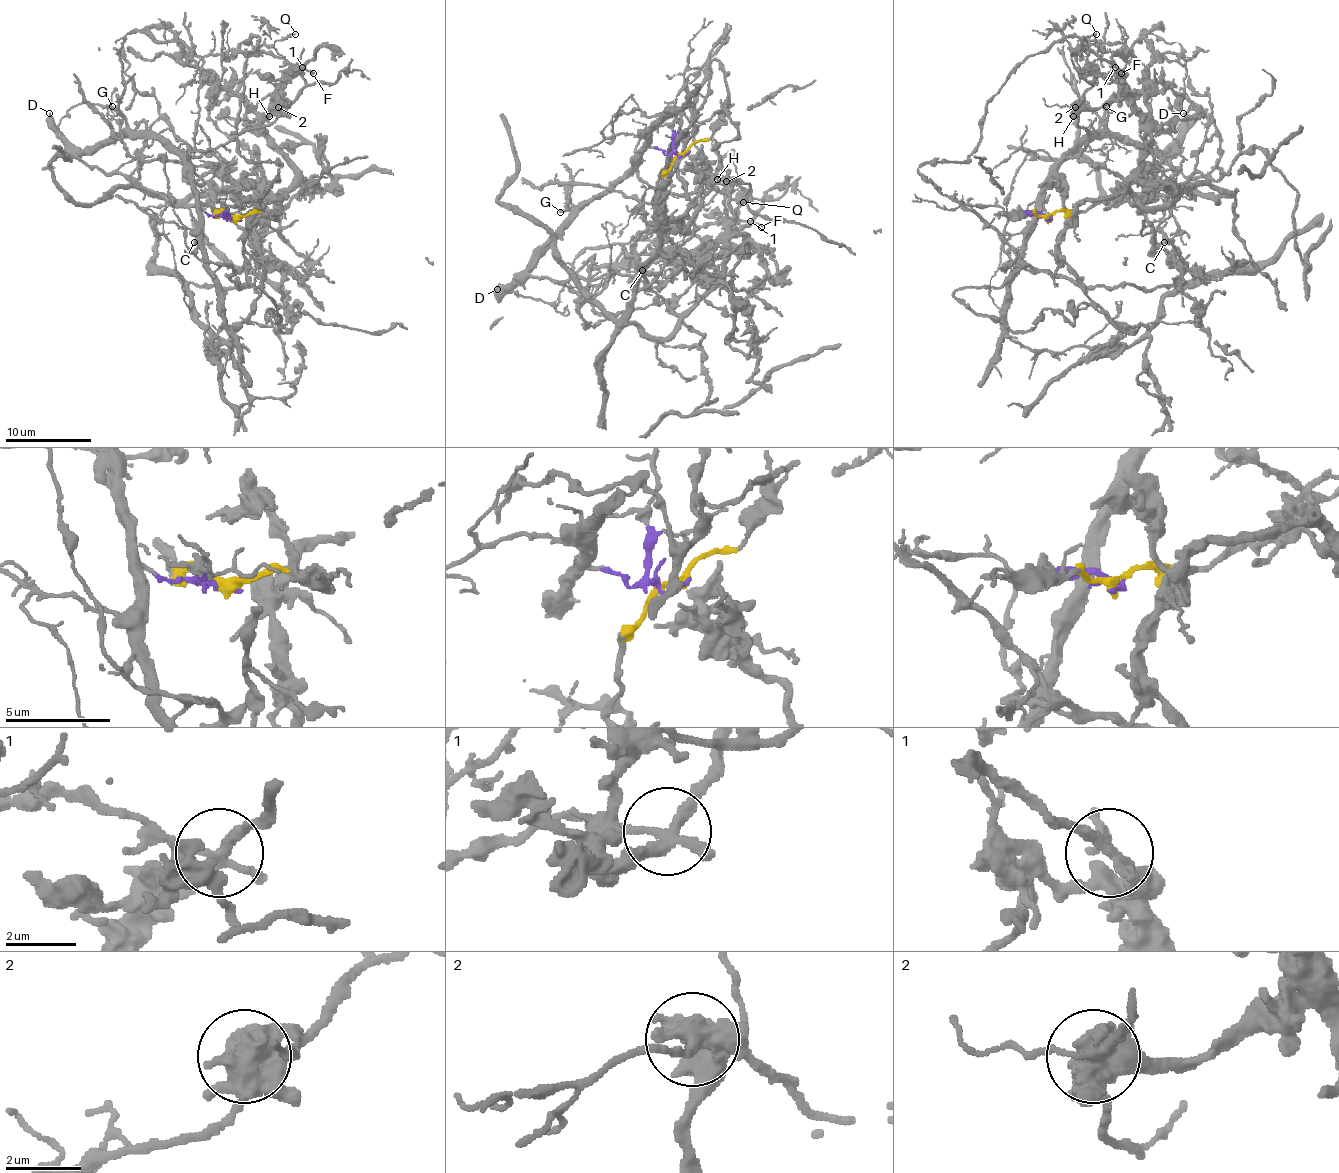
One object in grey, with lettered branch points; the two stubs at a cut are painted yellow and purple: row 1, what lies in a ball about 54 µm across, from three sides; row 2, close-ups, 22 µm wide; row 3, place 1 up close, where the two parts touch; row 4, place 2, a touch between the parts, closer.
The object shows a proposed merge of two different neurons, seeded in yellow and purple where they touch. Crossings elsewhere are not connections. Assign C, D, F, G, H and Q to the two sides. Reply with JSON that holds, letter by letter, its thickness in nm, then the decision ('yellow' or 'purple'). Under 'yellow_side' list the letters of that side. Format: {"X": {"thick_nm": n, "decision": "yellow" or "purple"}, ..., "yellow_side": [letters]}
{"C": {"thick_nm": 300, "decision": "purple"}, "D": {"thick_nm": 280, "decision": "purple"}, "F": {"thick_nm": 260, "decision": "purple"}, "G": {"thick_nm": 260, "decision": "purple"}, "H": {"thick_nm": 300, "decision": "yellow"}, "Q": {"thick_nm": 150, "decision": "yellow"}, "yellow_side": ["H", "Q"]}

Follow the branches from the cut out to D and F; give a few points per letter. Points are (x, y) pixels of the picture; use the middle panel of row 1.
D: (682, 154), (665, 154), (648, 148), (607, 189), (594, 195), (508, 285), (500, 291), (498, 289)
F: (682, 154), (675, 97), (727, 24), (727, 41), (684, 86), (705, 171), (688, 229), (729, 219), (761, 227)

